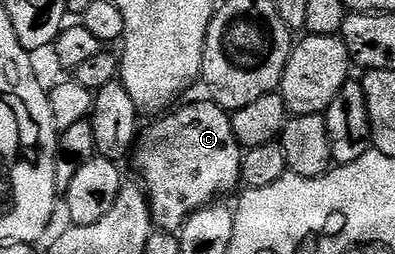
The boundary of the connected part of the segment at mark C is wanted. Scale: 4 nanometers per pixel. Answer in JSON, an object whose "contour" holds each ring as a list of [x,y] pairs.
{"contour":[[[203,97],[199,103],[186,103],[175,106],[169,113],[155,118],[150,128],[143,130],[136,140],[136,150],[133,152],[132,160],[138,166],[138,171],[142,174],[141,182],[144,184],[144,190],[150,200],[150,216],[154,219],[155,228],[171,233],[181,232],[182,226],[190,215],[195,215],[201,207],[208,207],[219,197],[226,197],[229,191],[237,192],[242,183],[242,153],[243,147],[236,141],[236,133],[232,133],[232,121],[230,120],[231,112],[226,111],[220,105],[216,105],[209,98]]]}

